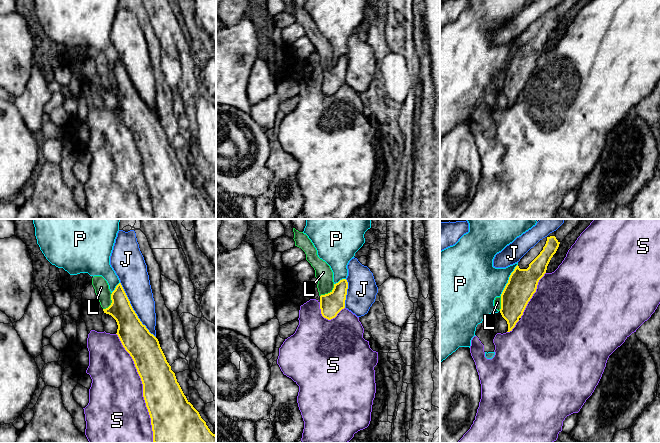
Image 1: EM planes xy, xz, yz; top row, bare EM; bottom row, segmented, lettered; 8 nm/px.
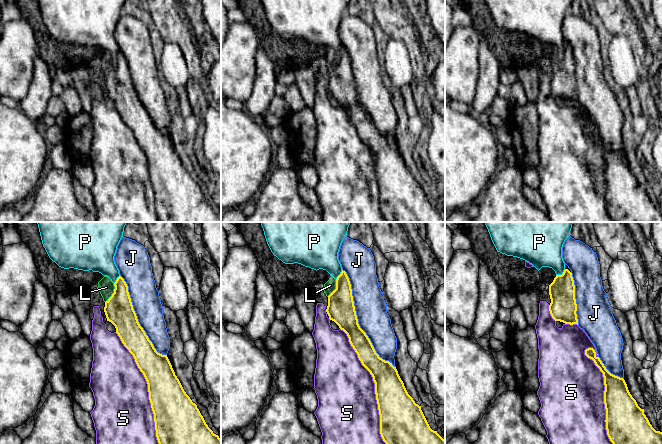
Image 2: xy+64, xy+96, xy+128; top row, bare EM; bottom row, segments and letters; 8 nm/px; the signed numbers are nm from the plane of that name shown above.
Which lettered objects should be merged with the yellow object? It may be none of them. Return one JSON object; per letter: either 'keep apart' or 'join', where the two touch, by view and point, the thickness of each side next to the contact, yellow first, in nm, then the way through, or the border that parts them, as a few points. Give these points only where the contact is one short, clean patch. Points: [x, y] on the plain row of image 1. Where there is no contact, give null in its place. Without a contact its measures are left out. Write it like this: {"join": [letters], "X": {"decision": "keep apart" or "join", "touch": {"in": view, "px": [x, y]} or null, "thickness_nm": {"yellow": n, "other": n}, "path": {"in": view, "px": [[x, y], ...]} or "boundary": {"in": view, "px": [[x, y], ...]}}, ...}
{"join": ["L"], "J": {"decision": "keep apart", "touch": {"in": "xy", "px": [133, 86]}, "thickness_nm": {"yellow": 240, "other": 220}}, "L": {"decision": "join", "touch": {"in": "xy", "px": [112, 78]}, "thickness_nm": {"yellow": 200, "other": 120}, "path": {"in": "xy", "px": [[130, 103], [124, 90], [112, 78], [103, 69], [101, 63]]}}, "P": {"decision": "keep apart", "touch": {"in": "yz", "px": [508, 56]}, "thickness_nm": {"yellow": 240, "other": 380}}, "S": {"decision": "keep apart", "touch": {"in": "xy", "px": [143, 164]}, "thickness_nm": {"yellow": 320, "other": 440}}}

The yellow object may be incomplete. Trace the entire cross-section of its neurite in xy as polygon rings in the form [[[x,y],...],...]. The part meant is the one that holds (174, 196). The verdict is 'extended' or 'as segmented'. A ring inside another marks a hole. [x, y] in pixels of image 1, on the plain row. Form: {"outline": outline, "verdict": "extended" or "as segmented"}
{"outline": [[[94,52],[92,61],[104,89],[111,91],[117,98],[117,111],[132,133],[143,160],[143,173],[148,185],[153,207],[154,219],[216,219],[213,210],[199,188],[187,176],[175,149],[160,123],[158,115],[142,100],[133,86],[130,77],[119,59],[113,68],[102,52]]], "verdict": "extended"}

